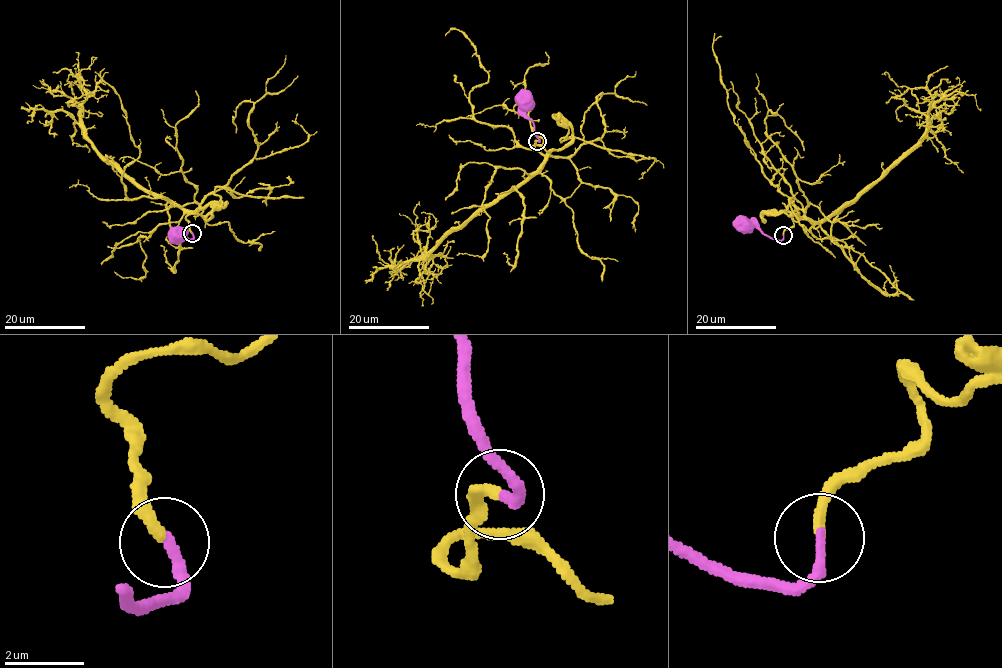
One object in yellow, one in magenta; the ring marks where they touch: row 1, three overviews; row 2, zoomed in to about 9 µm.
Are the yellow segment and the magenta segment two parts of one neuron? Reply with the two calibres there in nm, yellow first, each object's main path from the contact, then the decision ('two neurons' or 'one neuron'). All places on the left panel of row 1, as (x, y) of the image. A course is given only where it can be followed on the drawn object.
280 nm thick on the yellow side, 280 nm on the other; yellow runs (191, 233), (186, 216), (202, 209), (179, 208), (133, 185), (86, 135), (79, 74), (79, 88); magenta runs (191, 233), (192, 238), (188, 240), (175, 233); one neuron

